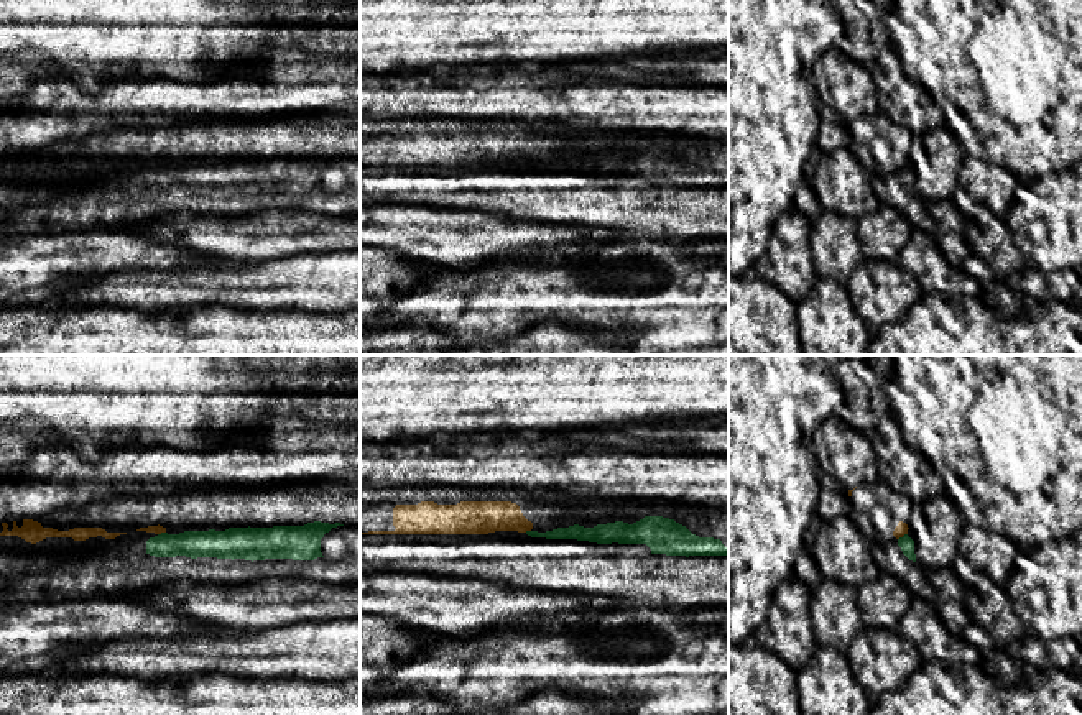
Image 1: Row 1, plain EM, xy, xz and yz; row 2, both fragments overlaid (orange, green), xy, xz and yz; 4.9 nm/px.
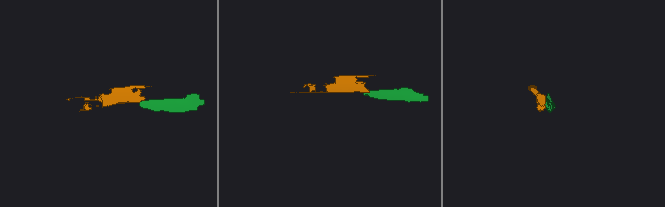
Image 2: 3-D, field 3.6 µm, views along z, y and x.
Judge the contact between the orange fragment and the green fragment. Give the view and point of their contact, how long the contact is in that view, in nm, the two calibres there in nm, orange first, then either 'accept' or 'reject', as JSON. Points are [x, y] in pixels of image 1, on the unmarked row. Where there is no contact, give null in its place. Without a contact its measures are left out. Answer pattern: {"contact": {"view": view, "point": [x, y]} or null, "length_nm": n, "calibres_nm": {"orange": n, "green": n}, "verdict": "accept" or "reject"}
{"contact": {"view": "yz", "point": [901, 168]}, "length_nm": 60, "calibres_nm": {"orange": 60, "green": 70}, "verdict": "reject"}

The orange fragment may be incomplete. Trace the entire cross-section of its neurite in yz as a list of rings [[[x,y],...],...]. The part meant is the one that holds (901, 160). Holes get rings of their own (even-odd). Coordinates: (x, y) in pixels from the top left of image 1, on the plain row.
[[[885,113],[862,115],[848,122],[852,155],[870,174],[898,174],[911,158],[911,130]]]

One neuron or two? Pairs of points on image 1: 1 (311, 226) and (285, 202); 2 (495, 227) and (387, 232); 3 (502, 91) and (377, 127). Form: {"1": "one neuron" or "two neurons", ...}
{"1": "two neurons", "2": "one neuron", "3": "two neurons"}

